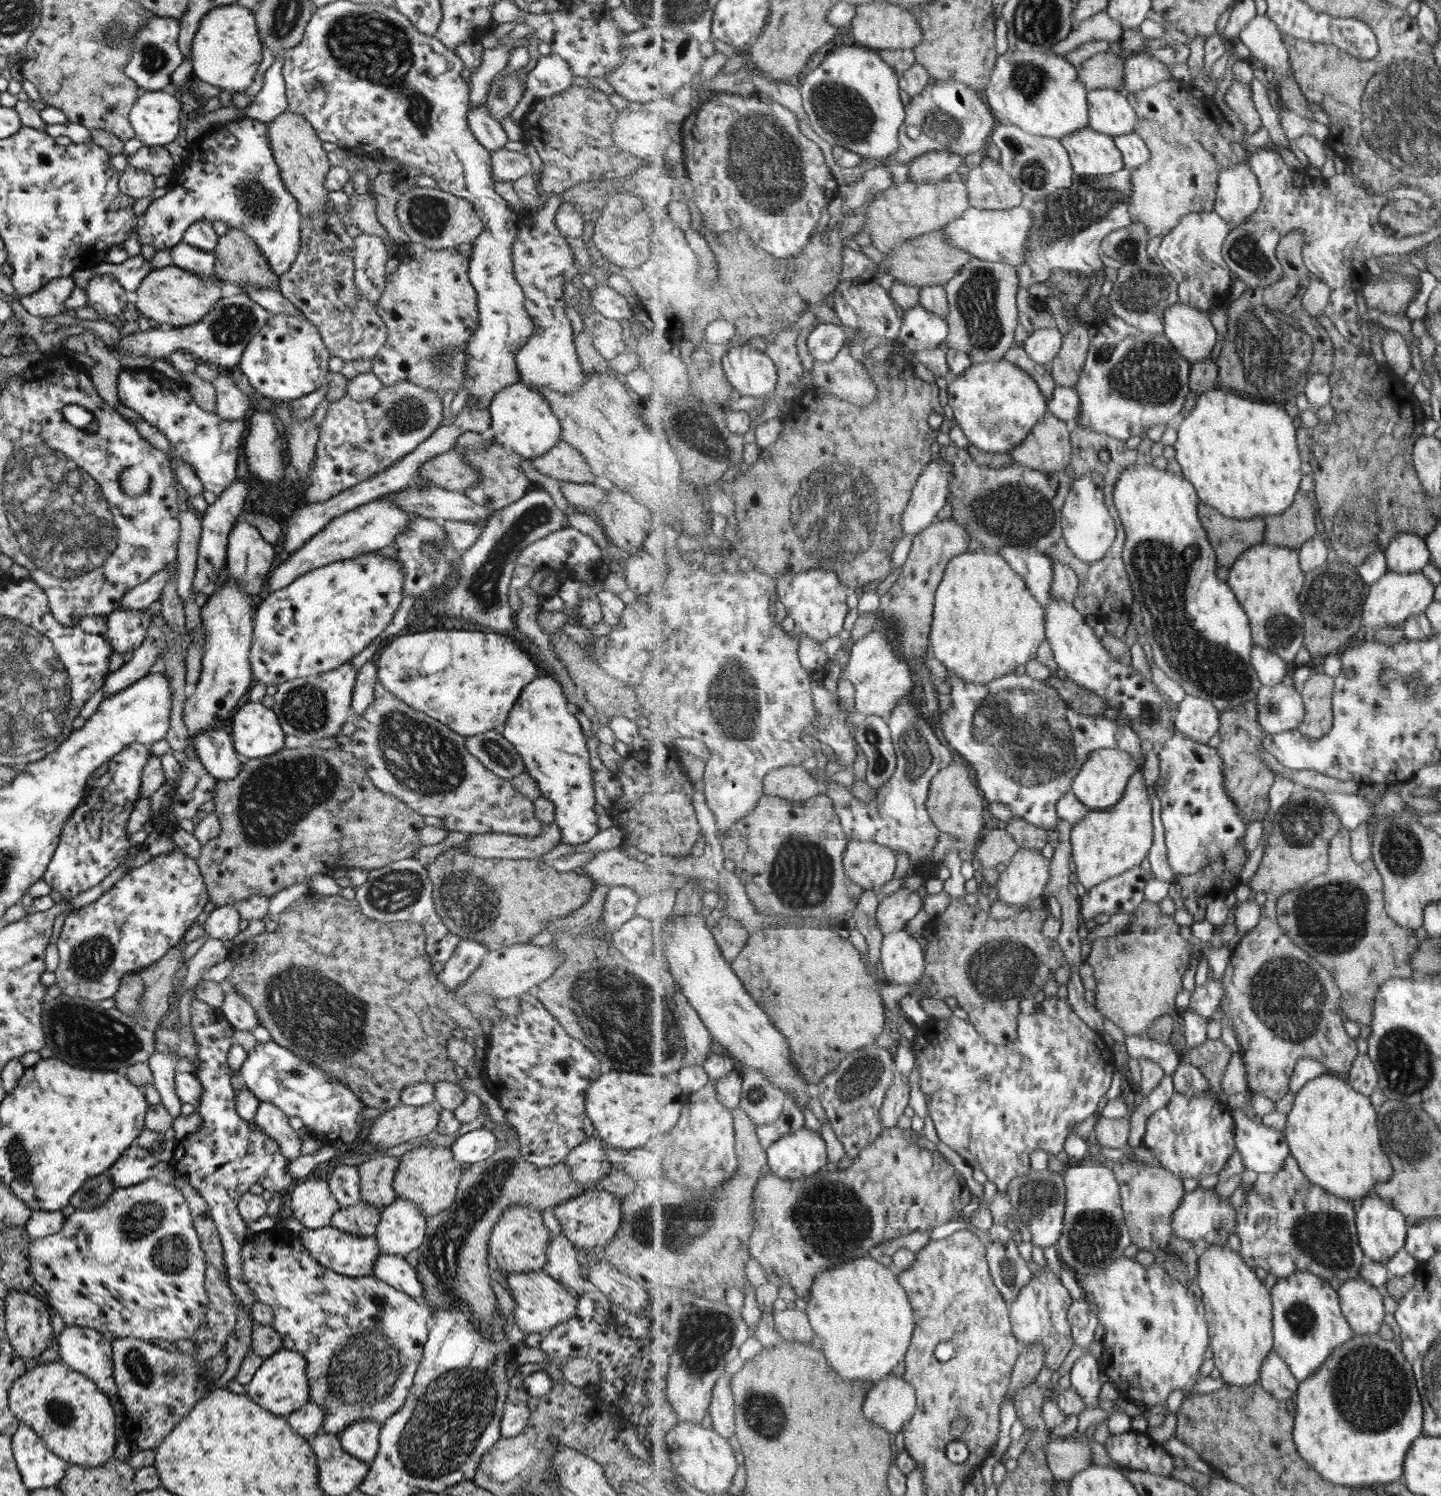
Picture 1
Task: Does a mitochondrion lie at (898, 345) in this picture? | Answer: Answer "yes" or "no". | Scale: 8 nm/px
no

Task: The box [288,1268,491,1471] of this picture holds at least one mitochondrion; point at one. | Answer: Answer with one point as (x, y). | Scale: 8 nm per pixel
(364, 1369)

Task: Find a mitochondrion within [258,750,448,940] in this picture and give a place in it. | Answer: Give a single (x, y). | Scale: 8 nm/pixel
(394, 891)

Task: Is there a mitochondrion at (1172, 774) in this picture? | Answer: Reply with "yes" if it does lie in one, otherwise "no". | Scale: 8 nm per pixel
no

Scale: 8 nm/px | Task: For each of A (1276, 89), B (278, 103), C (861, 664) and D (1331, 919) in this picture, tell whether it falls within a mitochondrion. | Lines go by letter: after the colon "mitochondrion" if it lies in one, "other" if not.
A: other
B: other
C: other
D: mitochondrion

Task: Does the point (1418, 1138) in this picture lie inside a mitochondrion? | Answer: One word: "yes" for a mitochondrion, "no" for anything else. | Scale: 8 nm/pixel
yes

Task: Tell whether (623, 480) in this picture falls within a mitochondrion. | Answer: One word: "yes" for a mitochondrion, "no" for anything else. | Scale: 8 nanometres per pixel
no

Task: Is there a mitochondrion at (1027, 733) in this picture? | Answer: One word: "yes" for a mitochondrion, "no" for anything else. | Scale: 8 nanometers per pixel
yes

